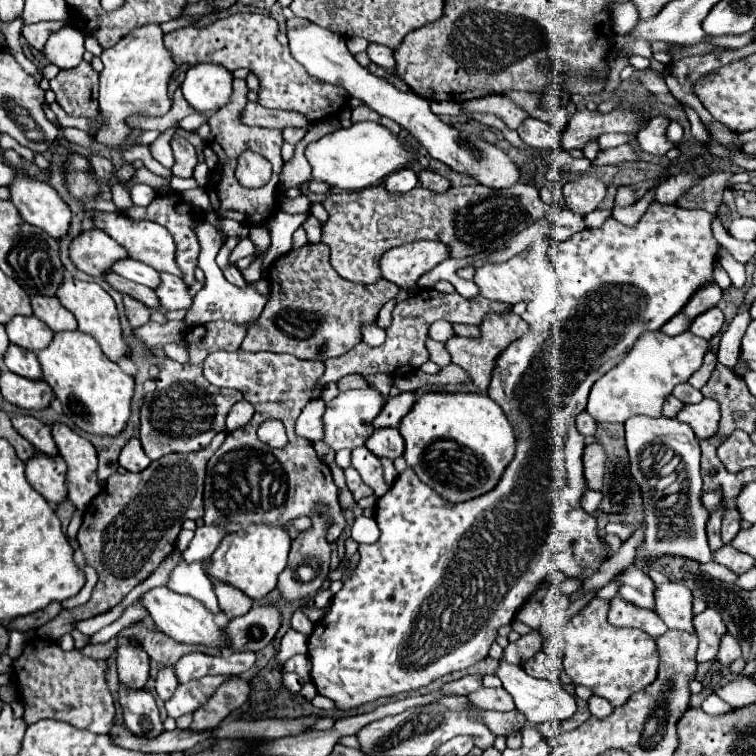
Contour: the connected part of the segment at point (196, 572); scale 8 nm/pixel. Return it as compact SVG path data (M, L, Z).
M178 562L174 572L170 574L168 586L174 592L178 590L180 594L190 594L192 598L200 600L210 612L218 612L220 610L220 606L216 602L216 596L214 596L214 590L212 590L212 584L204 574L202 564L198 564L198 562L194 562L194 564Z

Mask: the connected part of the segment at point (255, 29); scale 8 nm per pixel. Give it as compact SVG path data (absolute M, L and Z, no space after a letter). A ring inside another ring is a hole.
M240 12L228 14L208 26L186 26L174 32L164 34L164 46L170 50L174 64L184 68L196 62L216 62L224 64L228 70L248 68L260 78L260 104L266 108L280 110L296 110L310 118L316 124L322 118L336 116L342 106L348 102L348 94L344 88L322 82L306 72L302 64L298 64L286 46L280 46L276 40L278 22L268 14L258 12ZM316 120L316 122L314 122Z

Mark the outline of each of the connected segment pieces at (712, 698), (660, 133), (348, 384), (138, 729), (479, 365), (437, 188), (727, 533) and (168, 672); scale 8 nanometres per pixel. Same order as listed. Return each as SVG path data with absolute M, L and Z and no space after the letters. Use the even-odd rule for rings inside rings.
M710 694L702 704L702 710L708 714L726 714L730 708L732 706L728 702L724 702L718 694Z
M664 114L650 116L648 122L636 132L638 148L640 148L642 152L648 152L648 154L658 156L665 155L666 152L675 147L674 144L668 142L668 138L666 138L668 124L670 124L670 118L664 116Z
M348 374L338 380L338 388L344 392L344 390L352 390L352 388L372 388L372 384L362 374Z
M118 682L118 704L124 712L124 724L132 734L154 738L164 732L154 694L148 688L132 688Z
M488 312L486 318L480 324L480 336L478 338L464 338L464 336L452 336L446 342L446 350L450 352L452 364L460 366L470 378L472 382L486 392L488 384L490 384L490 374L494 368L494 360L498 358L498 354L514 340L518 340L520 336L524 336L528 332L528 324L516 316L514 312L504 312L504 314L496 314L496 312Z
M420 170L418 180L420 180L420 186L430 188L432 192L446 192L452 186L450 180L446 180L444 176L440 176L440 174L432 172L432 170Z
M726 504L726 506L728 506L728 510L726 510L724 520L722 520L720 536L722 536L724 544L730 544L740 530L740 516L738 516L738 510L734 508L734 504Z
M172 664L162 666L158 676L156 676L156 692L158 692L158 696L162 700L168 700L174 694L176 686L178 686L178 678L174 674L174 666Z

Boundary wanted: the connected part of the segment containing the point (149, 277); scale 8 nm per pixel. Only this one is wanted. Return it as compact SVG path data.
M132 258L116 260L112 264L112 270L116 274L120 274L122 278L138 282L138 284L144 284L148 288L154 288L154 284L158 284L158 272L154 268L150 268L148 264L142 264L142 262L132 260Z

